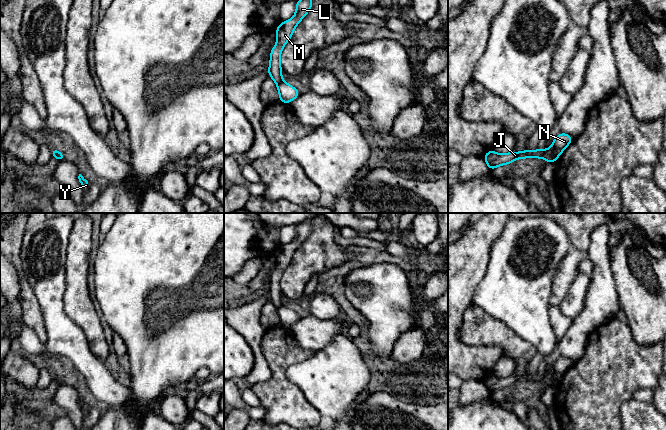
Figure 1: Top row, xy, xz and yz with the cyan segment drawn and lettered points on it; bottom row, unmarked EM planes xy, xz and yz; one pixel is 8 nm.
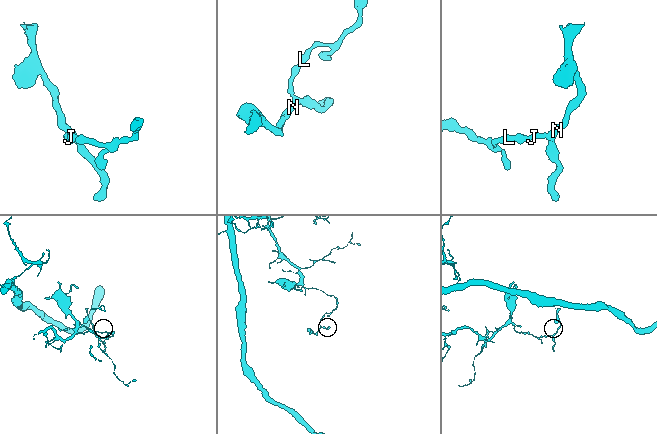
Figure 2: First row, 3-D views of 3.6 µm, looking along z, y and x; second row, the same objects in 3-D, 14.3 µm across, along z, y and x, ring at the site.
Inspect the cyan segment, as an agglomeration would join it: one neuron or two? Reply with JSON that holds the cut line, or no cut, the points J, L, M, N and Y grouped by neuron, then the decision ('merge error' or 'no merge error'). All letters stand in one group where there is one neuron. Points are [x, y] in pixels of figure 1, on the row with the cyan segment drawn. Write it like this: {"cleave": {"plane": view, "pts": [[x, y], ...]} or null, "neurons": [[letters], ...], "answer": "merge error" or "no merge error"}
{"cleave": {"plane": "yz", "pts": [[544, 151], [542, 157]]}, "neurons": [["J", "L", "M"], ["N", "Y"]], "answer": "merge error"}

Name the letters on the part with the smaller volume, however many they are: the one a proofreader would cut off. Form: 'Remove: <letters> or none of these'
Remove: N, Y

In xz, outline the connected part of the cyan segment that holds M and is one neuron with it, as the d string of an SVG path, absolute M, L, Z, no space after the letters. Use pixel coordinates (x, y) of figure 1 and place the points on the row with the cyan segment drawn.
M298 0L296 2L296 12L294 16L290 20L281 22L275 29L277 44L271 49L269 69L267 71L268 75L277 85L283 82L280 63L282 49L291 39L295 27L307 15L311 8L312 0Z

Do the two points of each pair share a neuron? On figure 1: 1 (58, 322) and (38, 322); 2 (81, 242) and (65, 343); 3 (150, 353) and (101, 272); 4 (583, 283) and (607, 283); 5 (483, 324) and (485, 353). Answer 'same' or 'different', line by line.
1: different
2: different
3: same
4: different
5: different

